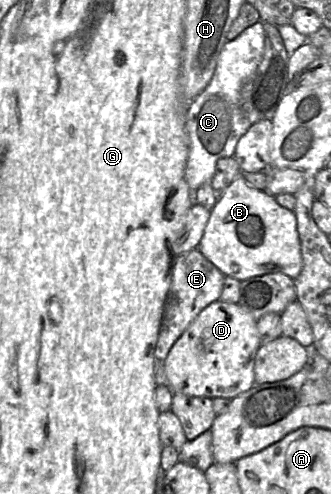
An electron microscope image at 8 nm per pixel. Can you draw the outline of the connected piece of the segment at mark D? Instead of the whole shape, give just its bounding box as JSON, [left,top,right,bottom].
[164,301,261,399]

